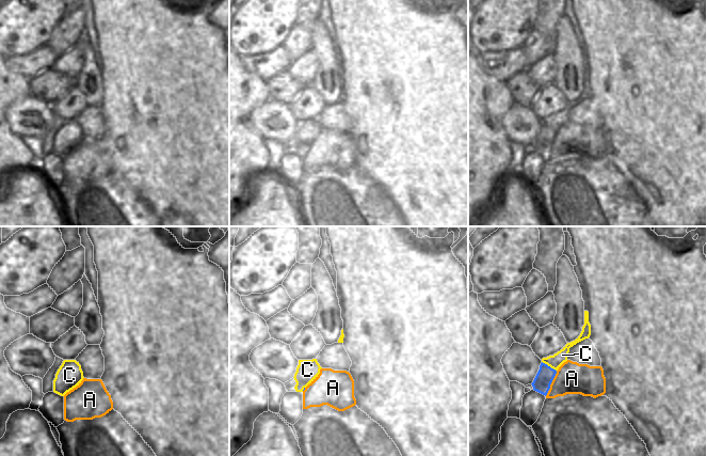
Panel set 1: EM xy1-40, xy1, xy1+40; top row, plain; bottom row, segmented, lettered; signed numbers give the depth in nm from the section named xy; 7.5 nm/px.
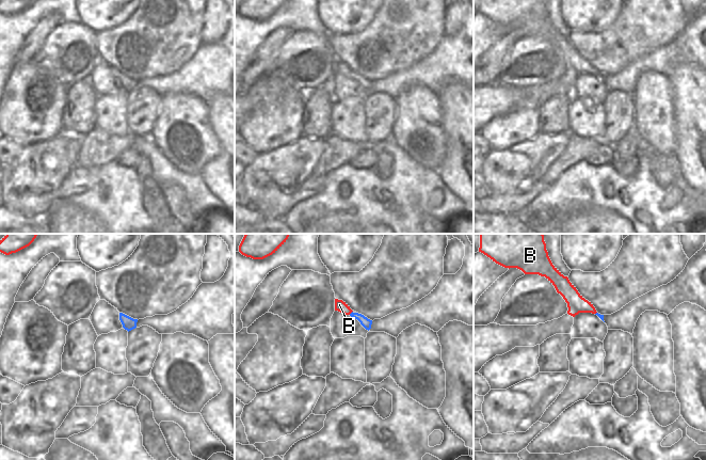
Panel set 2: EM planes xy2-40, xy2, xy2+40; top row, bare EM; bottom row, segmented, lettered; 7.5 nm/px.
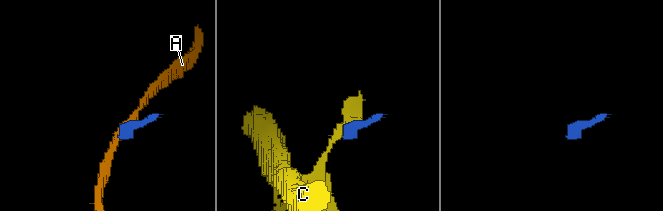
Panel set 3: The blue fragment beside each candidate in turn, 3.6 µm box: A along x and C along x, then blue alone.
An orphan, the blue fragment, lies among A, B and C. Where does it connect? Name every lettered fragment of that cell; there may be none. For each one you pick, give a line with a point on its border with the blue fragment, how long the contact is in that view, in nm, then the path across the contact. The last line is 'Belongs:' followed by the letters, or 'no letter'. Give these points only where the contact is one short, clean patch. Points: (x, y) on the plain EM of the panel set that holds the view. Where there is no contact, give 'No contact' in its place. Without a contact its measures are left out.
B: Touches blue at xy2 (351, 74). Shared border 40 nm. Path across: xy2 (366, 83), (351, 74), (339, 65)
Belongs: B

